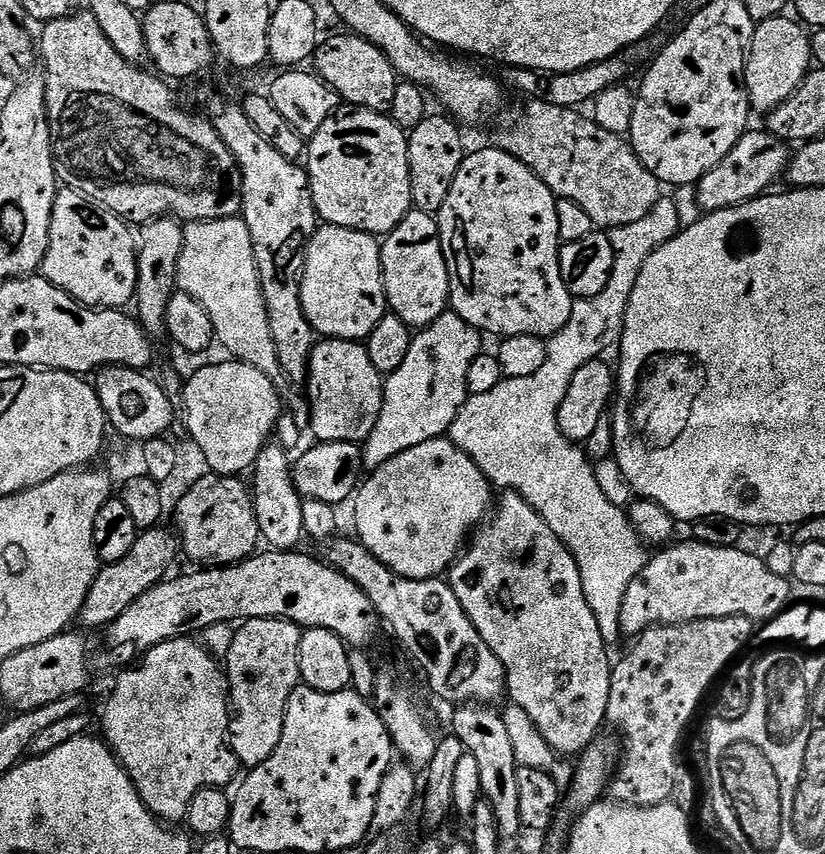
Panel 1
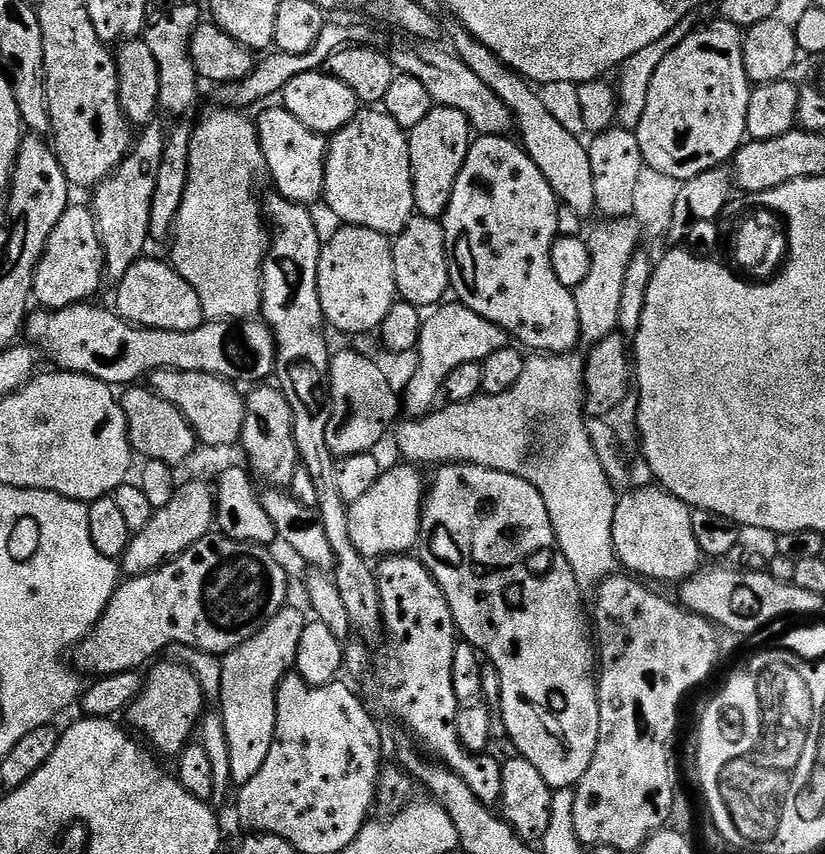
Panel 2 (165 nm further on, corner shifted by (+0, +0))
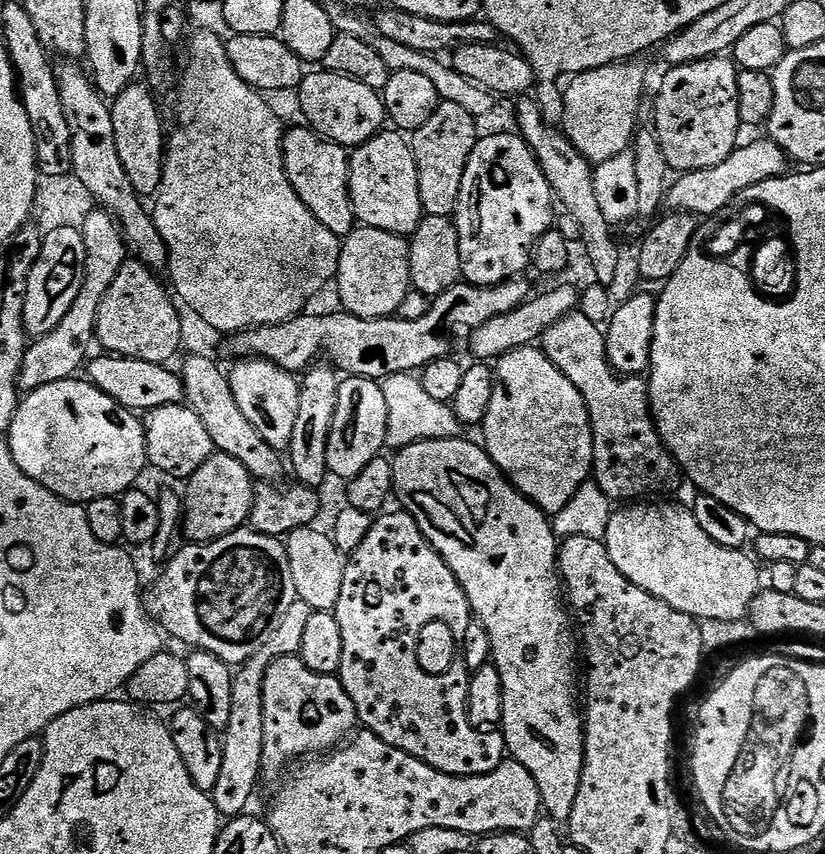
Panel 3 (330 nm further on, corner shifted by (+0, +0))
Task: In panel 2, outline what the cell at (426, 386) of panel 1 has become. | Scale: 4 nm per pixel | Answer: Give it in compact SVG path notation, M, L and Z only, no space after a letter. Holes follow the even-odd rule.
M445 303L436 310L441 312L433 311L433 316L429 315L422 326L418 349L420 361L416 364L416 373L408 380L408 389L402 392L402 408L409 417L427 416L441 403L444 383L450 374L454 374L454 370L458 370L458 366L479 364L496 350L509 347L508 333L503 332L497 324L482 318L482 314L474 314L474 310L465 304L451 303Z

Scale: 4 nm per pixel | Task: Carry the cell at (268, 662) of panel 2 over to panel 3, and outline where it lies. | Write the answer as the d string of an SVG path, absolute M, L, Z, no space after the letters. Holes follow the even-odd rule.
M296 599L294 606L290 606L285 614L282 626L278 626L278 634L274 634L274 638L270 638L270 642L266 642L258 654L235 669L230 722L222 731L222 774L218 774L218 783L210 794L221 817L233 818L249 811L248 803L256 792L256 783L262 780L262 690L266 670L275 660L299 653L312 614L313 610L306 606L306 602Z

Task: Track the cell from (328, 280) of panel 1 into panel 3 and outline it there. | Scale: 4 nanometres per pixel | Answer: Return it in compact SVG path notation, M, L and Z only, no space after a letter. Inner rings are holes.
M357 226L350 235L343 237L340 246L340 263L336 266L334 285L340 291L340 300L343 311L351 316L366 318L367 320L382 320L392 318L399 313L402 298L413 291L412 274L410 272L410 254L408 253L409 241L403 236L395 236L386 230L365 228Z

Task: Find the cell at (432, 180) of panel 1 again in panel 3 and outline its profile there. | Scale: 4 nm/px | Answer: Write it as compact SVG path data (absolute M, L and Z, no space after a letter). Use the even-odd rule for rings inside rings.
M443 101L436 107L436 113L411 137L412 153L416 156L420 197L425 213L430 216L451 217L460 201L462 180L470 154L478 139L477 117L472 116L462 106Z

